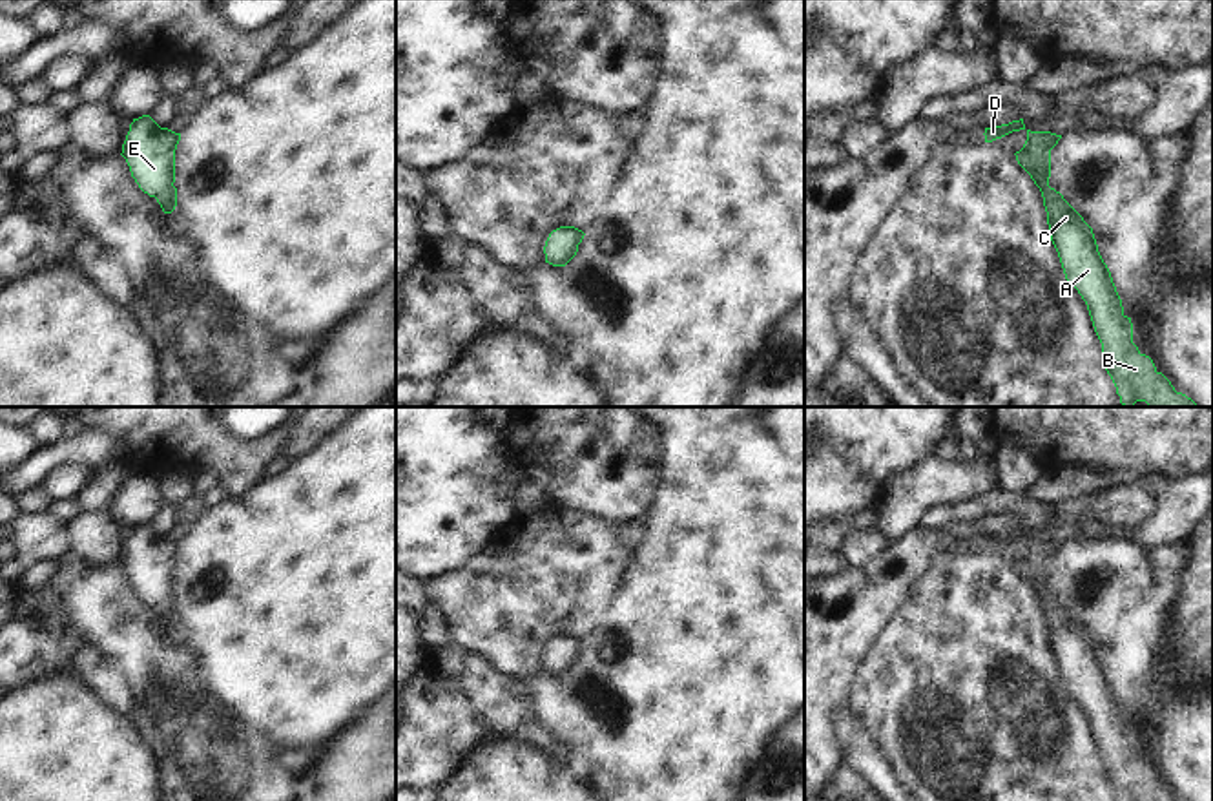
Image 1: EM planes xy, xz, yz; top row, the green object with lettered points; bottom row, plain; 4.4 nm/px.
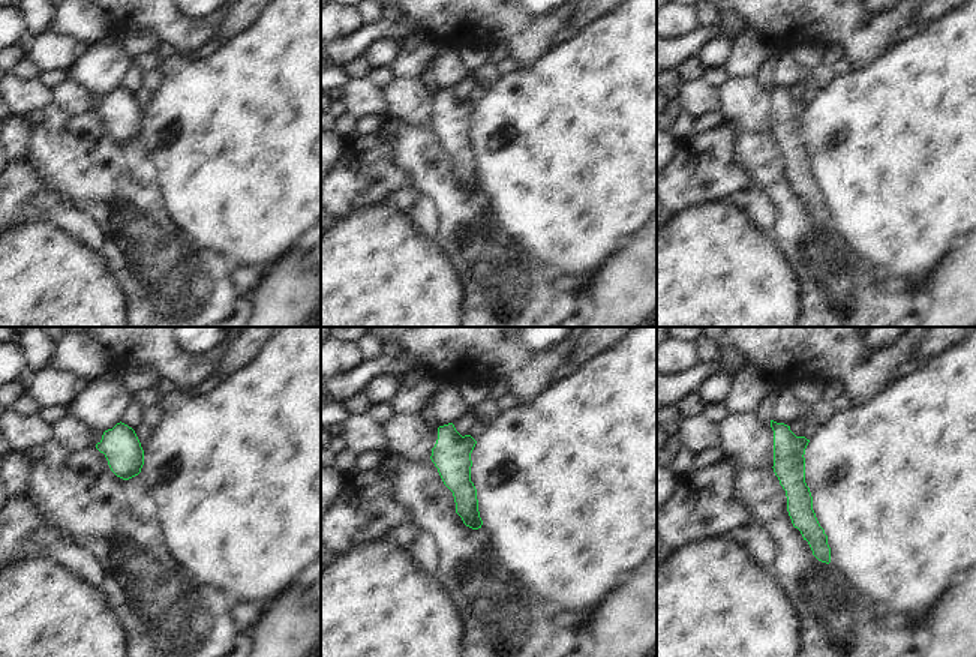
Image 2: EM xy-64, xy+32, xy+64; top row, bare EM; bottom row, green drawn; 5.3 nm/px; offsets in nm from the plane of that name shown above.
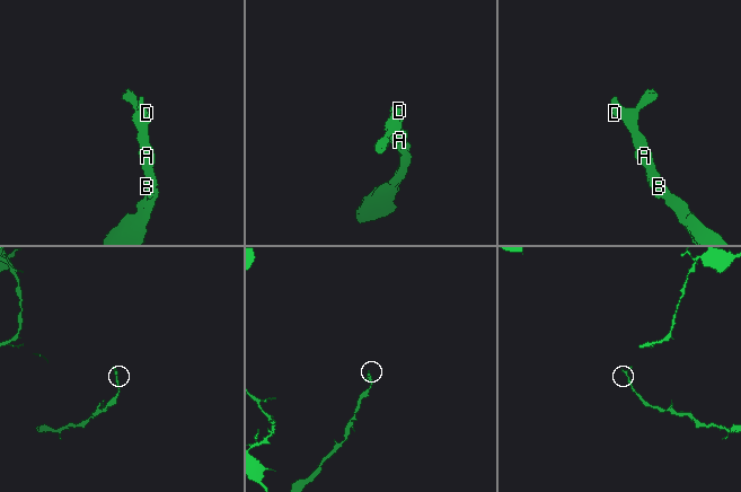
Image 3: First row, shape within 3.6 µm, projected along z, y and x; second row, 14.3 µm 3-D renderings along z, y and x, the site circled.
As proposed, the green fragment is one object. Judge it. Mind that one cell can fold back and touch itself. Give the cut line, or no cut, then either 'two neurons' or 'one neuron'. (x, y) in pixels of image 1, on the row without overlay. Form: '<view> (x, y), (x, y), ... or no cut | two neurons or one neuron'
no cut | one neuron

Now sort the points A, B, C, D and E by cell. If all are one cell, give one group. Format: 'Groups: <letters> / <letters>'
Groups: A B C D E.

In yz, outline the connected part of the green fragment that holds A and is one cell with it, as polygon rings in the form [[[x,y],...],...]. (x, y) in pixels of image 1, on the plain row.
[[[1020,527],[985,536],[985,551],[1020,538],[1027,540],[1027,549],[1014,562],[1016,569],[1042,600],[1051,650],[1058,661],[1065,688],[1087,713],[1094,741],[1102,752],[1104,775],[1116,801],[1177,801],[1171,790],[1156,779],[1153,768],[1133,752],[1131,726],[1124,723],[1122,708],[1098,661],[1093,637],[1060,600],[1049,595],[1051,558],[1062,544],[1031,540]]]

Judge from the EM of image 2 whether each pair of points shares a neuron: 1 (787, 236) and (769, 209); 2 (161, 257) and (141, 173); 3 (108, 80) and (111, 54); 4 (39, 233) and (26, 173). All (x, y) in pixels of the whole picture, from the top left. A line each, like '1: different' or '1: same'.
1: different
2: same
3: same
4: different

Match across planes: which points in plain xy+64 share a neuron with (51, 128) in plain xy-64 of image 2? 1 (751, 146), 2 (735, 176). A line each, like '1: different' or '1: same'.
1: same
2: different

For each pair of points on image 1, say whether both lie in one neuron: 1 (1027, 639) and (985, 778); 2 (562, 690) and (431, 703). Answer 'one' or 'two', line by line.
1: one
2: two

